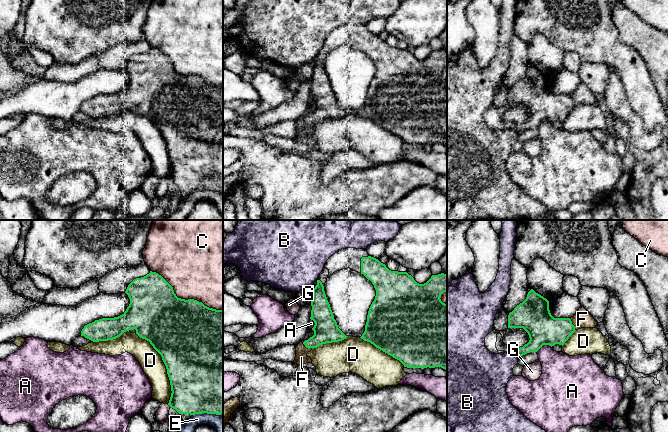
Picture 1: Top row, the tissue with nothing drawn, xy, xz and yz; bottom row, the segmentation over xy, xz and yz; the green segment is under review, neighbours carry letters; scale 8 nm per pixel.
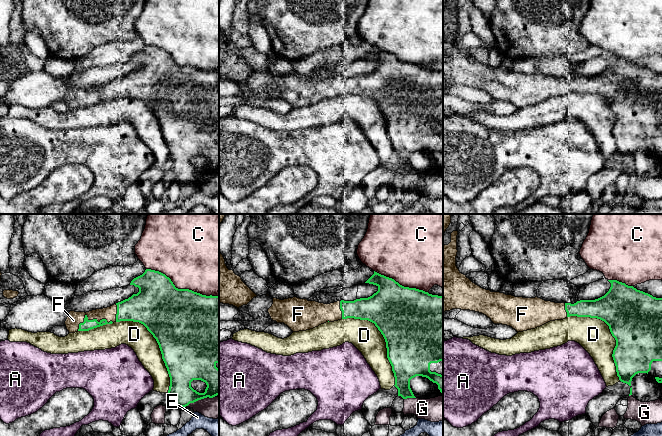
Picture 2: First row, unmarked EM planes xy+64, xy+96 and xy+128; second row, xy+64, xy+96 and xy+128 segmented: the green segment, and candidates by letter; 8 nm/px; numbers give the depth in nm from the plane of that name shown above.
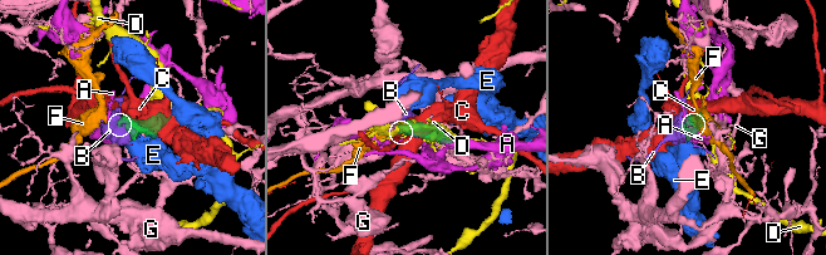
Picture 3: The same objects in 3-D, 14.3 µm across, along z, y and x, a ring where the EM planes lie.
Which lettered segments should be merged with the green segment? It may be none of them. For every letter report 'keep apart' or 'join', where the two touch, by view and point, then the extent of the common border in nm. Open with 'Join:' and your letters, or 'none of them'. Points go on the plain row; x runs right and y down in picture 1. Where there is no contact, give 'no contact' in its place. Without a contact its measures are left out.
Join: F
A: keep apart | yz (543, 120) | 130 nm
B: keep apart | yz (517, 131) | 40 nm
C: keep apart | xy (184, 75) | 650 nm
D: keep apart | xy (165, 141) | 650 nm
E: keep apart | xy (206, 188) | 220 nm
F: join | yz (572, 100) | 120 nm
G: keep apart | xy (169, 181) | 40 nm

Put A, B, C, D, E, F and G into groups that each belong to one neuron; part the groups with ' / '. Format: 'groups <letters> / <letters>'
groups A / B / C / D / E / F / G

